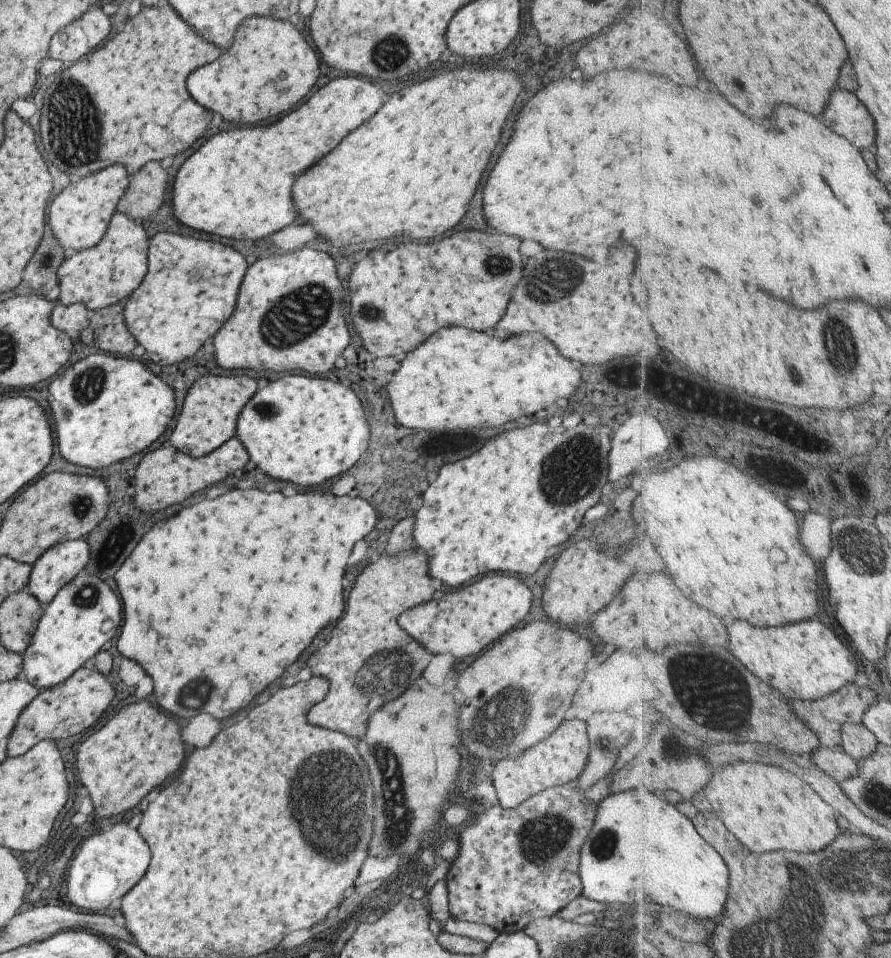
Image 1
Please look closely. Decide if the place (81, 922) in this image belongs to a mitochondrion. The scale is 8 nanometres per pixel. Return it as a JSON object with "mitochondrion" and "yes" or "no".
{"mitochondrion":"no"}

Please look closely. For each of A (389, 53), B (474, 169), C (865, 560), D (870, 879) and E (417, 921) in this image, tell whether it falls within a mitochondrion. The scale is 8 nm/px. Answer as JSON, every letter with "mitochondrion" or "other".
{"A":"mitochondrion","B":"other","C":"mitochondrion","D":"mitochondrion","E":"other"}

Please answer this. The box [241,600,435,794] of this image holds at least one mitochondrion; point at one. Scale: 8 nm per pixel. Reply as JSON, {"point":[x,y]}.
{"point":[383,674]}

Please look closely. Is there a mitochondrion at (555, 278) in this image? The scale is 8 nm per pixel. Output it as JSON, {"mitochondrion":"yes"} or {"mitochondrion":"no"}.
{"mitochondrion":"yes"}

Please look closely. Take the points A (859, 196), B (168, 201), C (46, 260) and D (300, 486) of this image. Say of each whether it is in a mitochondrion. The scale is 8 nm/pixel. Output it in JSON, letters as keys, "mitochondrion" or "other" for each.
{"A":"other","B":"other","C":"mitochondrion","D":"other"}

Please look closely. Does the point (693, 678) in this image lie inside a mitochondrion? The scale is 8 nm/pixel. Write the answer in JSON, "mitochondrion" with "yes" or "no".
{"mitochondrion":"yes"}

